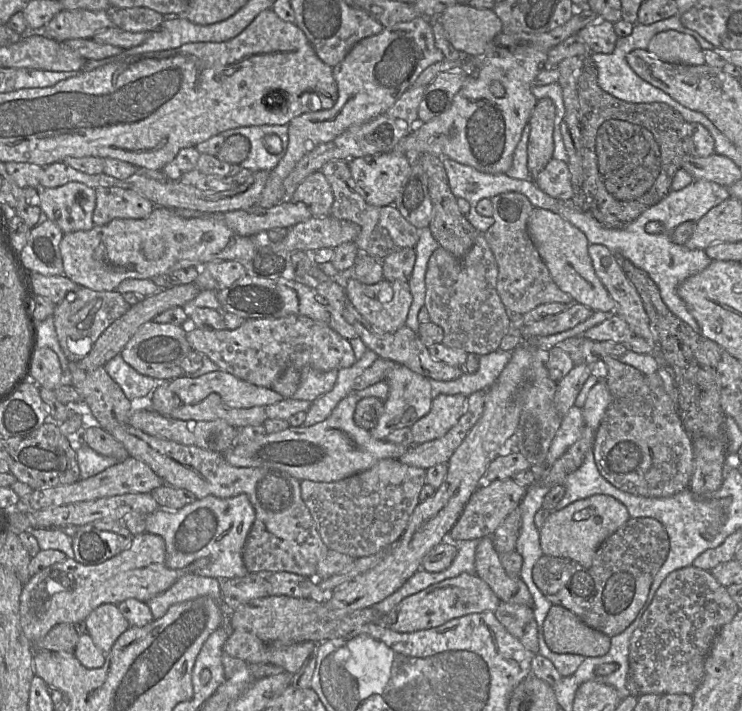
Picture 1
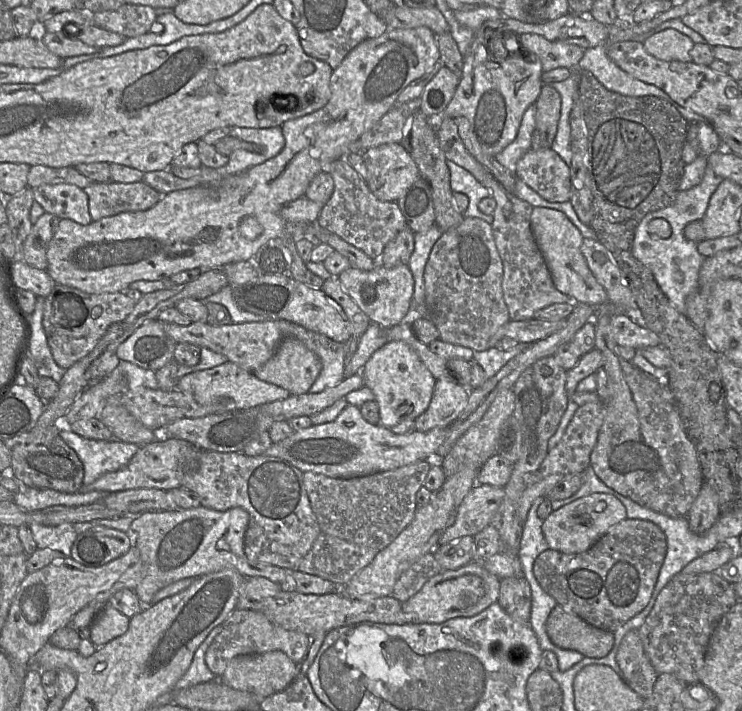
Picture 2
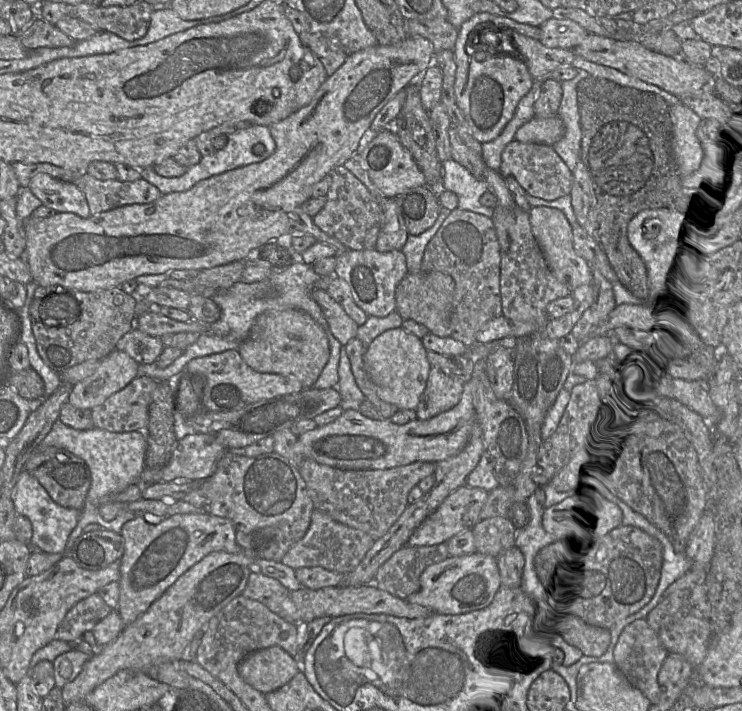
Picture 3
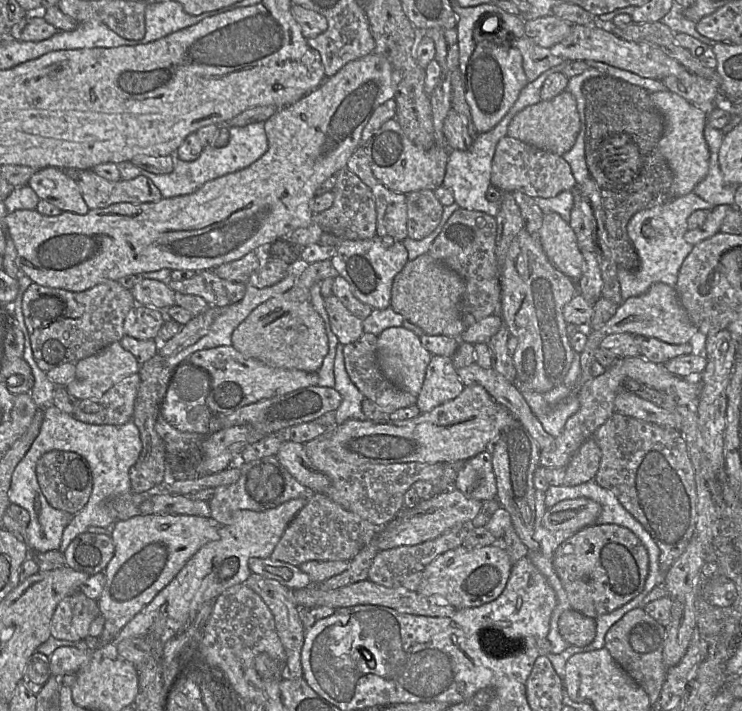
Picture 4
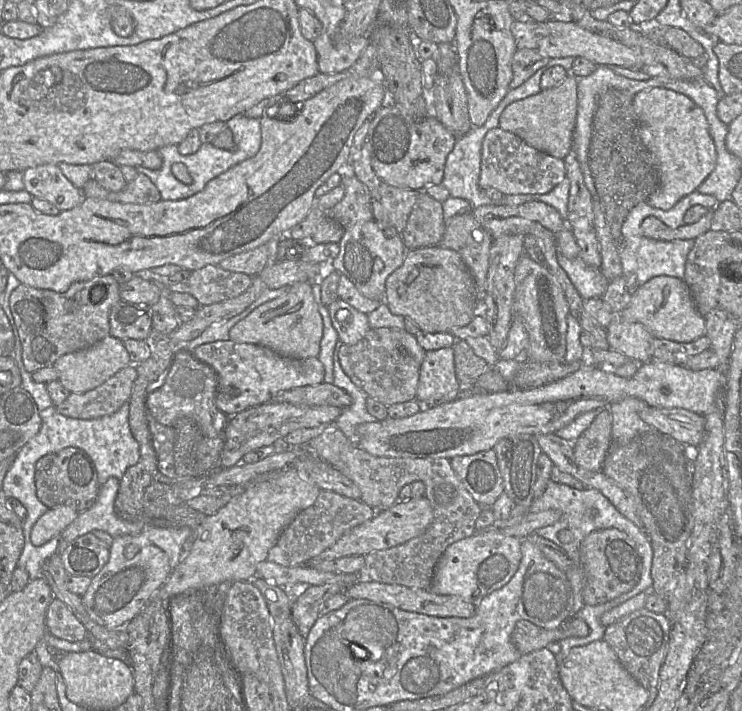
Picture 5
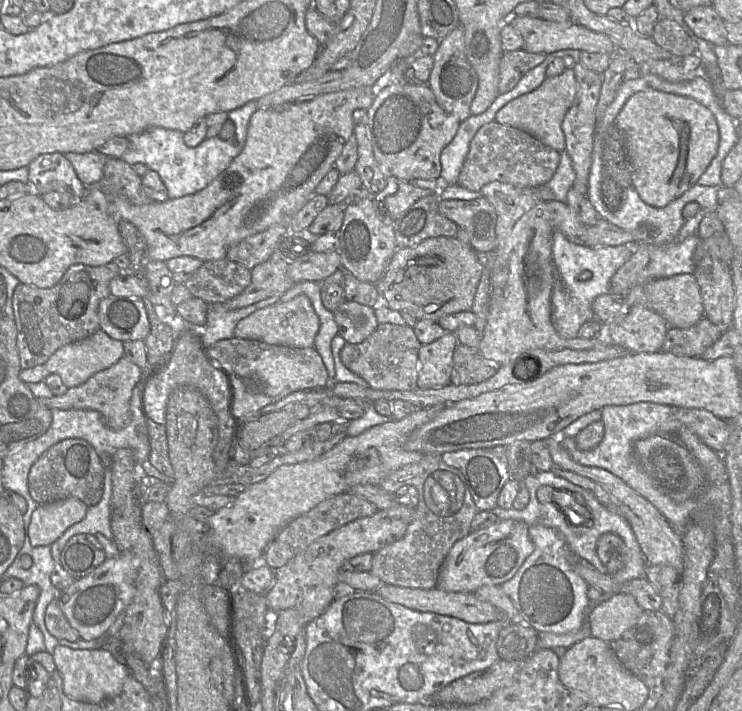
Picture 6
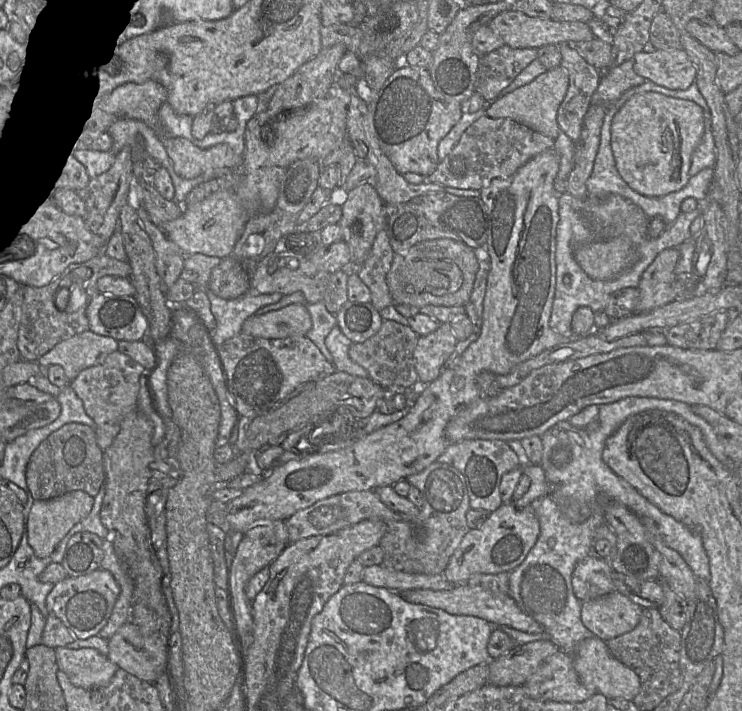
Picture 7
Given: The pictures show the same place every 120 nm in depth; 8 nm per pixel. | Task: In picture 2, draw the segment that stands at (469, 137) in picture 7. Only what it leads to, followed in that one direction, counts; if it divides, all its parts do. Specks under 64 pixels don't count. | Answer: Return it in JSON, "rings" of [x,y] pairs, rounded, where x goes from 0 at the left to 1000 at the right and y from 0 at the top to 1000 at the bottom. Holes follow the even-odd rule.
{"rings":[[[716,208],[697,228],[694,245],[740,284],[768,283],[768,236],[744,208]]]}

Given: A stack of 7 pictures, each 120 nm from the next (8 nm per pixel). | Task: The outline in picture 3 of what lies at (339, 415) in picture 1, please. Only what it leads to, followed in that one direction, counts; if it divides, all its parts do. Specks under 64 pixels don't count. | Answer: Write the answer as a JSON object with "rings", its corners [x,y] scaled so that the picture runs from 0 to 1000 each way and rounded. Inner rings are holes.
{"rings":[[[655,506],[642,508],[635,534],[624,541],[619,567],[577,591],[559,589],[544,598],[535,598],[526,589],[497,589],[484,577],[465,577],[450,594],[402,613],[403,637],[431,653],[465,661],[524,660],[563,648],[590,651],[611,643],[629,626],[643,595],[640,553],[648,526],[652,525]]]}

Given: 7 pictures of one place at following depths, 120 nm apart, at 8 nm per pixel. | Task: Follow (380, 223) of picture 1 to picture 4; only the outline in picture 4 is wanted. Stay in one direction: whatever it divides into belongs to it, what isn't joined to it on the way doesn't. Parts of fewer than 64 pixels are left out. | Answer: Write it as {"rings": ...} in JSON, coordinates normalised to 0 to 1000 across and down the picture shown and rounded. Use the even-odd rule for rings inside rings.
{"rings":[[[469,235],[461,236],[451,246],[453,259],[446,267],[450,271],[450,284],[445,293],[423,301],[422,312],[460,338],[492,338],[505,333],[508,298],[500,266]]]}

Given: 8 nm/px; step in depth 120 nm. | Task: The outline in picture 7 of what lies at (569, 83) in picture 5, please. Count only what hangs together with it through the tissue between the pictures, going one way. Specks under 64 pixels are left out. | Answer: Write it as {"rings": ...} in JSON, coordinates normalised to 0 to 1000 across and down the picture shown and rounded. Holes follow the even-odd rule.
{"rings":[[[749,94],[736,98],[714,117],[658,145],[655,160],[662,166],[690,167],[748,197],[755,186],[751,159],[765,121],[767,107],[759,96]]]}

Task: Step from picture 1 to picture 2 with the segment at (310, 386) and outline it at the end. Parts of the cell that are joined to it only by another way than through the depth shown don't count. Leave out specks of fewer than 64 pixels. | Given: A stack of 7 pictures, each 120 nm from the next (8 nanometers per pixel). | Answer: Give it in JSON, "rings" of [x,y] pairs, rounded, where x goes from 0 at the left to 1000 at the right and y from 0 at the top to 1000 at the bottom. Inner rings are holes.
{"rings":[[[407,480],[433,506],[434,519],[416,551],[430,553],[456,541],[465,530],[464,485],[454,491],[435,487],[430,480]]]}

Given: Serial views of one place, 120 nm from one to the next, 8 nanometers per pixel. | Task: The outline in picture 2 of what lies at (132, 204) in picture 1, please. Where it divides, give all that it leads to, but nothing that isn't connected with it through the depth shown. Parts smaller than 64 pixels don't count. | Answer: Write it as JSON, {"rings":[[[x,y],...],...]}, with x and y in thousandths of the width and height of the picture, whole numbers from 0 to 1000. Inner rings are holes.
{"rings":[[[193,253],[179,257],[125,256],[113,269],[119,274],[124,311],[164,298],[195,297],[213,286],[218,273]]]}

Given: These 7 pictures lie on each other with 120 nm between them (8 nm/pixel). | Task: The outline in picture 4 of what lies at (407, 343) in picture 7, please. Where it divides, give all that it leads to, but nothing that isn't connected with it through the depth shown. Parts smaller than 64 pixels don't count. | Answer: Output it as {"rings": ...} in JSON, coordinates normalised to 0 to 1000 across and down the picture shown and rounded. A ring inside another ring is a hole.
{"rings":[[[489,468],[478,481],[462,485],[462,502],[466,523],[476,540],[493,561],[504,565],[524,584],[536,575],[562,568],[562,557],[538,547],[515,526],[507,502],[508,478],[509,473],[501,468]]]}

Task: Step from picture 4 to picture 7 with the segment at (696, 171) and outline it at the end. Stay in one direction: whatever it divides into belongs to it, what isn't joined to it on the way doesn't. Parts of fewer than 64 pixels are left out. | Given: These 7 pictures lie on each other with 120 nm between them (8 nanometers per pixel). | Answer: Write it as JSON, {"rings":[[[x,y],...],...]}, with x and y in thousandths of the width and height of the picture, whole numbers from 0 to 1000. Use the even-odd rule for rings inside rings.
{"rings":[[[873,129],[852,136],[825,170],[823,207],[830,236],[838,252],[858,271],[889,277],[918,267],[927,256],[933,217],[949,188],[947,153],[933,142]]]}

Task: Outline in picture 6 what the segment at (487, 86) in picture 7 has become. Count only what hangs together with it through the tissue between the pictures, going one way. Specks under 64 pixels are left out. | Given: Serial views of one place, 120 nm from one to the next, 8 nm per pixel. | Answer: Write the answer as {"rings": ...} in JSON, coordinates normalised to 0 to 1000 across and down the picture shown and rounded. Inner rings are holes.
{"rings":[[[705,69],[679,73],[673,93],[673,132],[689,128],[701,111],[729,90],[735,80],[736,76],[713,75]]]}

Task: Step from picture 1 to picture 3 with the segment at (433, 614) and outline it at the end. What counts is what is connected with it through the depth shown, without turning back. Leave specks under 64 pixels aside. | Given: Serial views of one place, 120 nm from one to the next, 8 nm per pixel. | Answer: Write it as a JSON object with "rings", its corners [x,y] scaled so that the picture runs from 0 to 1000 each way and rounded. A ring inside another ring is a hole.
{"rings":[[[640,776],[605,782],[575,797],[566,812],[566,827],[547,844],[575,854],[589,864],[627,864],[658,854],[675,826],[670,785]]]}

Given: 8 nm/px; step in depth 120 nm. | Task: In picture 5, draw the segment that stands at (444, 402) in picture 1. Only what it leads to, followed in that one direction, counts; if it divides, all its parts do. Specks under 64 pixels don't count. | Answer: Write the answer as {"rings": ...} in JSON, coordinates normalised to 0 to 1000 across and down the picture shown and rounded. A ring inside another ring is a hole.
{"rings":[[[611,488],[574,494],[565,518],[561,561],[571,572],[581,571],[621,546],[613,525]]]}

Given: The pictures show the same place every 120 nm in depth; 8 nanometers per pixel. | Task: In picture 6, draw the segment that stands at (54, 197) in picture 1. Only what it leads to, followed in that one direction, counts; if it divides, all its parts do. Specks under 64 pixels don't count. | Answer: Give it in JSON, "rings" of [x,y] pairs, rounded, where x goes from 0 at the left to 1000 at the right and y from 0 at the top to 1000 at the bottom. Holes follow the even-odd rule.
{"rings":[[[84,215],[57,217],[38,232],[38,259],[53,274],[78,270],[97,283],[111,280],[117,263],[106,253],[100,235]]]}

